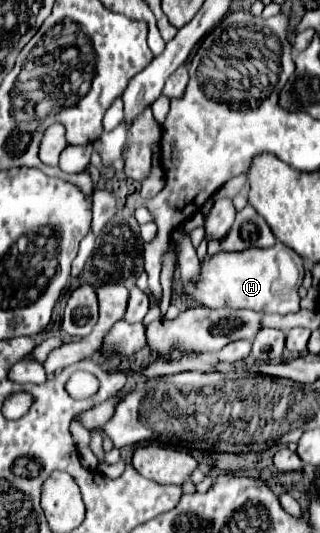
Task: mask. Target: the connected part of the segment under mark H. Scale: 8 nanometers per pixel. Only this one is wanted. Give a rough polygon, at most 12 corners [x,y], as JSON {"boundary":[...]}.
{"boundary":[[219,250],[185,294],[205,308],[299,312],[303,260]]}

